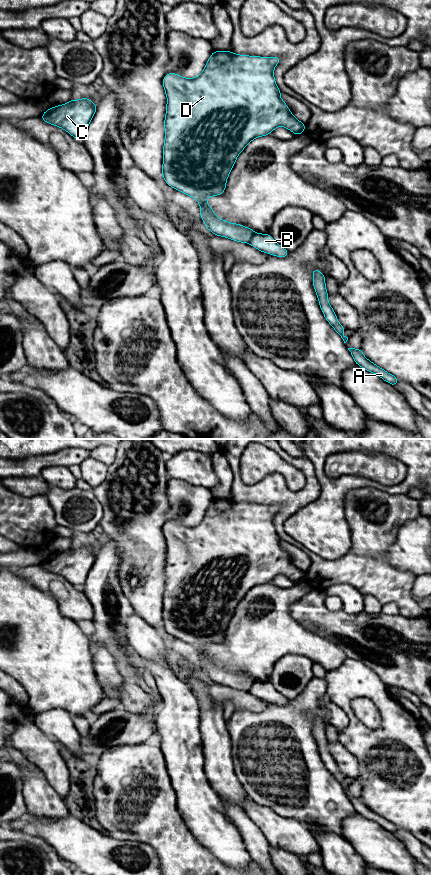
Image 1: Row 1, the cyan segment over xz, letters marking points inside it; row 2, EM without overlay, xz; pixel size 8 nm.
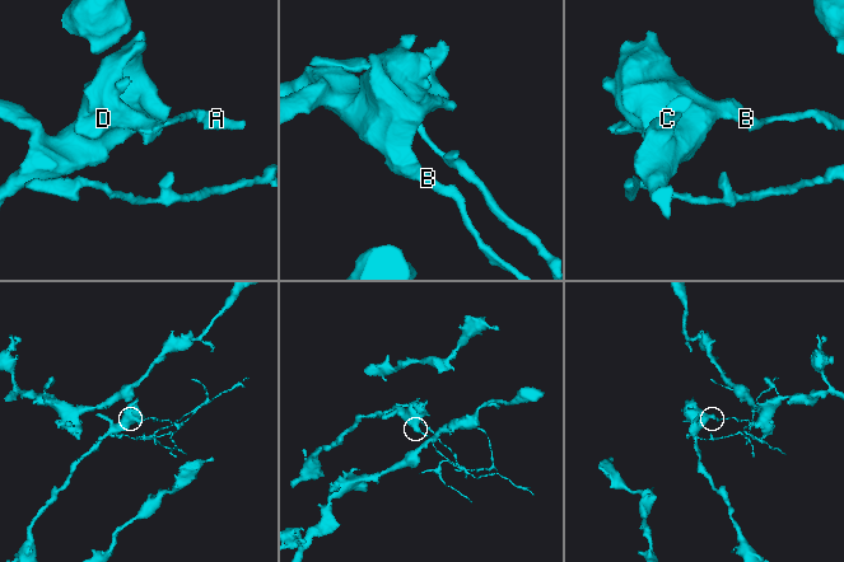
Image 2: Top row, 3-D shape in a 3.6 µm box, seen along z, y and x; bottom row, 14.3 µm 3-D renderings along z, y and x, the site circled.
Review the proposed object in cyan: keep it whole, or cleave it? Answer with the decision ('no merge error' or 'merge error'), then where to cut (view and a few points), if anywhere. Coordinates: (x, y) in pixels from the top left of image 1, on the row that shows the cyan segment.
merge error; cut xz (255, 233), (248, 242)

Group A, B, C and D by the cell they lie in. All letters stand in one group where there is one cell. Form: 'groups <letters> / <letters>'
groups A B / C D

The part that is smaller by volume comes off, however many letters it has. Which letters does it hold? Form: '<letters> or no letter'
A, B

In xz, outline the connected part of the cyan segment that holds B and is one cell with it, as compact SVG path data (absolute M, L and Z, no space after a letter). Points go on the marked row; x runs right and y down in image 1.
M255 233L249 244L261 252L276 257L287 257L289 255L288 250L280 246L268 233Z

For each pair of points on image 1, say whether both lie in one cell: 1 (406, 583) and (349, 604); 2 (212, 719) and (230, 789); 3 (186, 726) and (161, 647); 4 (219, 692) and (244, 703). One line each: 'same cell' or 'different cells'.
1: different cells
2: same cell
3: different cells
4: same cell

